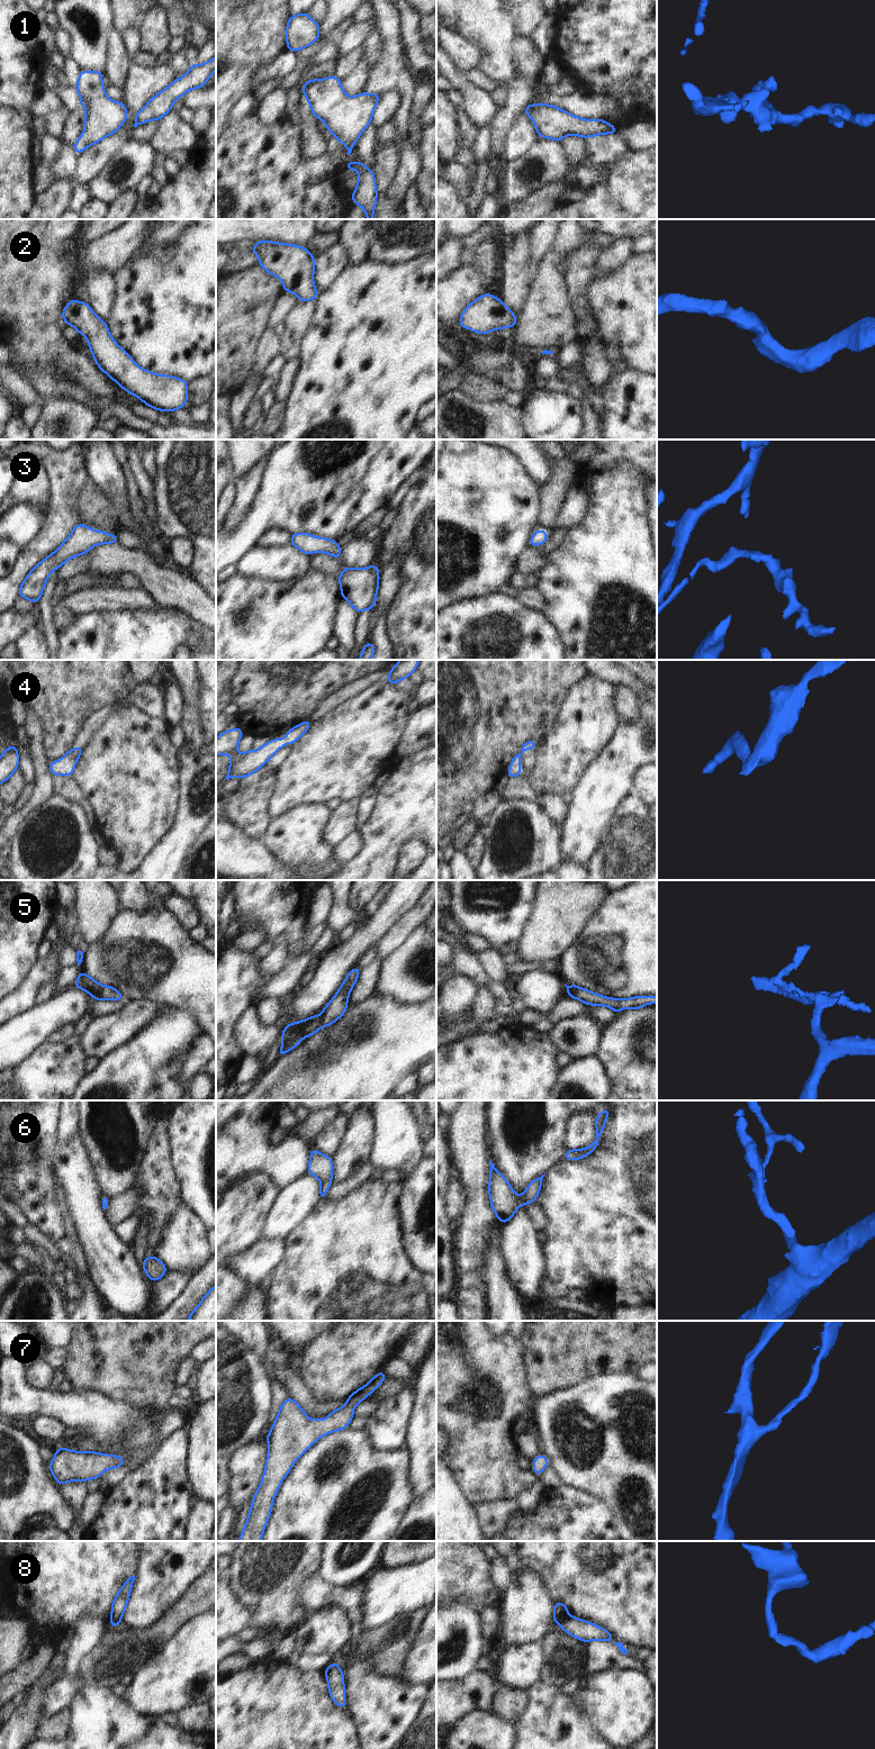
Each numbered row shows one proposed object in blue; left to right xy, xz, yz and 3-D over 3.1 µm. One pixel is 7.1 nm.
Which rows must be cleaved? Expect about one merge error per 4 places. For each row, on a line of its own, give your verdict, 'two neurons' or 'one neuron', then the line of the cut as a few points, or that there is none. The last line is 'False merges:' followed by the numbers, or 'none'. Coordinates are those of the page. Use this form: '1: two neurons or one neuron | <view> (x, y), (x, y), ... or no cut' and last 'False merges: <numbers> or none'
1: one neuron | no cut
2: one neuron | no cut
3: one neuron | no cut
4: one neuron | no cut
5: one neuron | no cut
6: one neuron | no cut
7: one neuron | no cut
8: two neurons | yz (567, 1615), (559, 1624)
False merges: 8

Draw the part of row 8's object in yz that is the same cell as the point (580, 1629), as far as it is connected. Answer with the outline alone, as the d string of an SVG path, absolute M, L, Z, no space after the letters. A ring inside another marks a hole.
M567 1615L559 1624L569 1635L574 1635L578 1640L589 1642L593 1640L613 1641L613 1635L606 1630L601 1629L597 1624L589 1623L585 1620L578 1620L576 1616ZM614 1642L623 1655L628 1655L628 1649L622 1642Z

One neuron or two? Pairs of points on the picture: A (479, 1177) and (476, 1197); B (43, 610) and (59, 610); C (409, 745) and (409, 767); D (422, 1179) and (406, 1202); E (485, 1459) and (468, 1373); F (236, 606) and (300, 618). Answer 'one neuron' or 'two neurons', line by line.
A: one neuron
B: two neurons
C: two neurons
D: one neuron
E: one neuron
F: one neuron

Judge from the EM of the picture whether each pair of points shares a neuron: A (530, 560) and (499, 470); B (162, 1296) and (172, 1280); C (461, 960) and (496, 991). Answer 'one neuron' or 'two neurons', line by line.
A: two neurons
B: one neuron
C: one neuron

